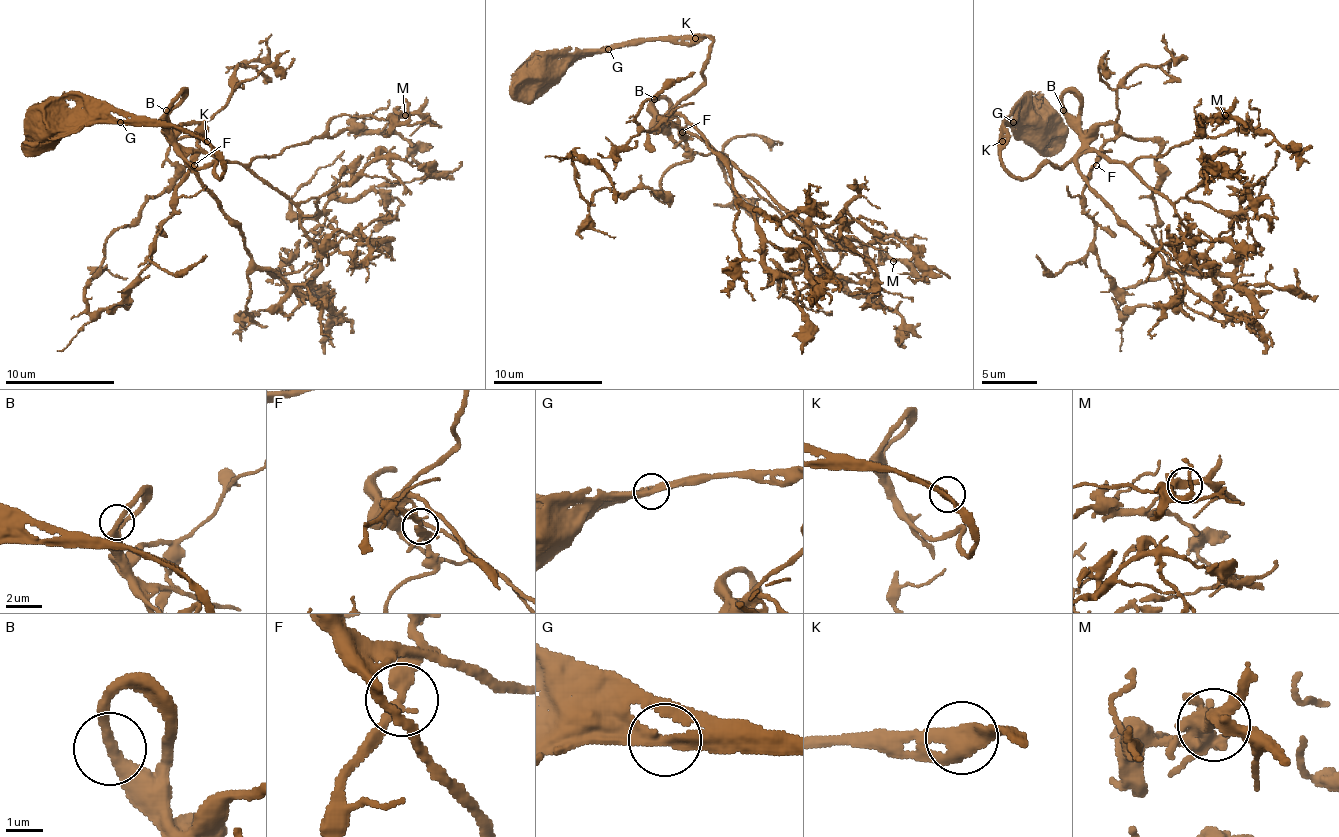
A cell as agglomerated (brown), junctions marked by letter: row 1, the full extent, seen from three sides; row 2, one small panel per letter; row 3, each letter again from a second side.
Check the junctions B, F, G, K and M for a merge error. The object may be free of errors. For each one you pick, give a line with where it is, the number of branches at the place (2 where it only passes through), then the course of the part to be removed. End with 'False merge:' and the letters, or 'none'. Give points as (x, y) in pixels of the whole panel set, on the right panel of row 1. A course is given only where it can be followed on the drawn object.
False merge: none

